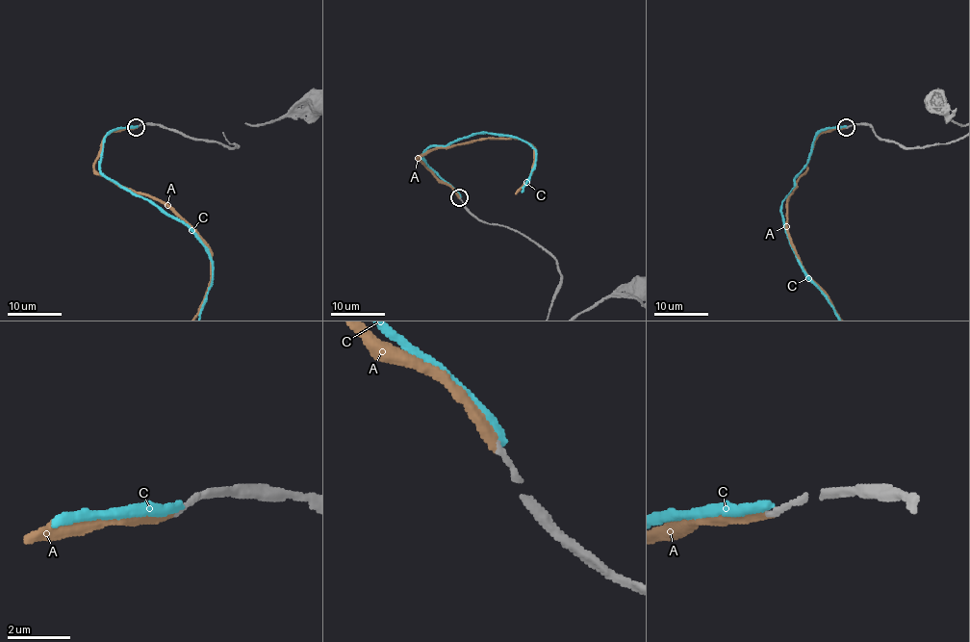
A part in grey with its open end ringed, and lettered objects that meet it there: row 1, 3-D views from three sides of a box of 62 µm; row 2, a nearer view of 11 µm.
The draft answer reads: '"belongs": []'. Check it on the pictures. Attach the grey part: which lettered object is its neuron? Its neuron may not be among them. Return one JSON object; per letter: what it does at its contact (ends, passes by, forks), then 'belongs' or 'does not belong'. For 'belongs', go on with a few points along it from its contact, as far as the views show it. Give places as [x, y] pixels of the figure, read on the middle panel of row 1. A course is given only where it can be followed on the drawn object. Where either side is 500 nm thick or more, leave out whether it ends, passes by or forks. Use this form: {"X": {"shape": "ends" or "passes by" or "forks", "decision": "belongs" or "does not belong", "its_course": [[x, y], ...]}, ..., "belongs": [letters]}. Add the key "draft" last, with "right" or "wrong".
{"A": {"shape": "ends", "decision": "belongs"}, "C": {"shape": "ends", "decision": "does not belong"}, "belongs": ["A"], "draft": "wrong"}

